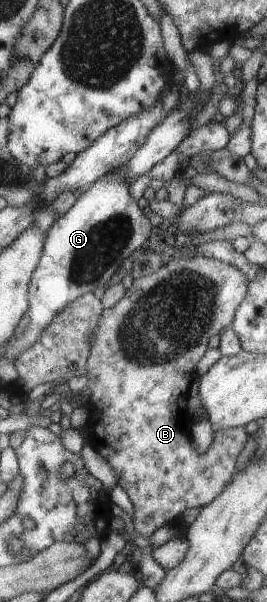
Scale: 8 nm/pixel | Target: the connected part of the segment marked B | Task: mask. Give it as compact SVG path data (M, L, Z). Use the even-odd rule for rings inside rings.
M195 256L192 258L176 258L169 262L162 264L156 272L133 280L131 286L125 290L124 296L116 302L114 306L103 309L100 318L95 327L94 342L89 350L88 358L85 362L85 376L87 378L86 388L90 392L87 399L87 407L90 411L91 418L89 420L88 428L90 430L90 441L98 440L98 444L102 444L100 448L104 450L96 450L104 456L104 462L112 468L112 472L116 474L117 488L128 495L132 503L131 518L133 522L134 532L140 534L144 538L149 537L154 530L160 528L173 521L176 517L180 517L184 510L188 508L198 508L206 506L224 486L232 480L234 474L234 464L236 456L242 450L246 442L246 431L244 427L234 427L230 429L216 429L215 438L210 446L210 450L196 454L190 446L189 433L192 425L192 416L189 414L186 406L187 390L192 378L196 376L195 367L196 362L202 358L202 354L208 347L208 338L213 334L219 334L225 327L228 327L232 322L234 310L246 294L247 278L243 272L235 265L214 260L213 258L206 258Z

